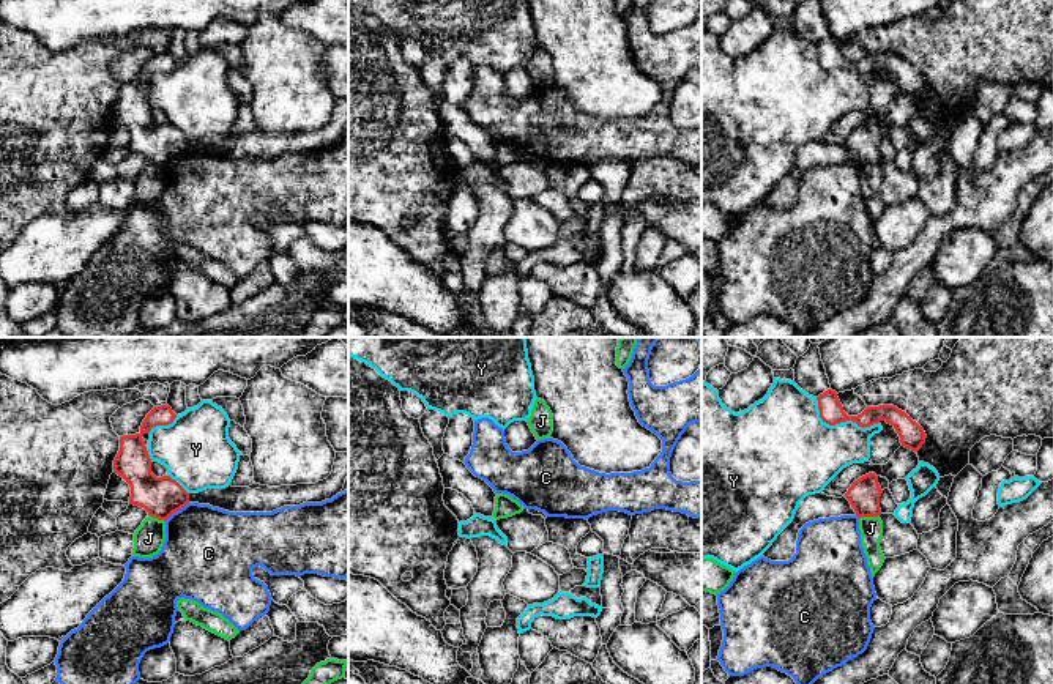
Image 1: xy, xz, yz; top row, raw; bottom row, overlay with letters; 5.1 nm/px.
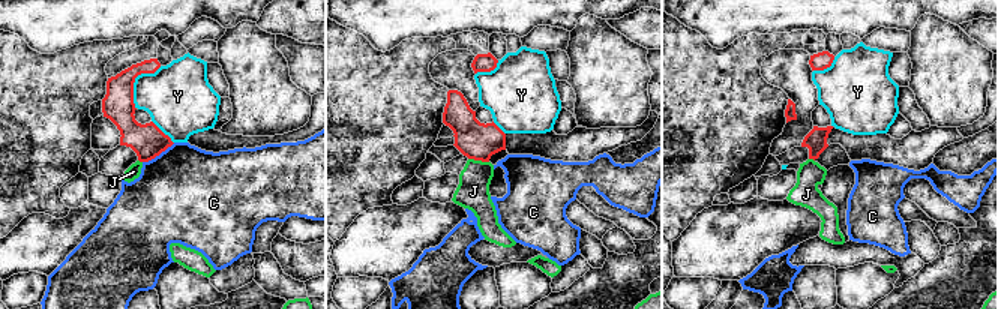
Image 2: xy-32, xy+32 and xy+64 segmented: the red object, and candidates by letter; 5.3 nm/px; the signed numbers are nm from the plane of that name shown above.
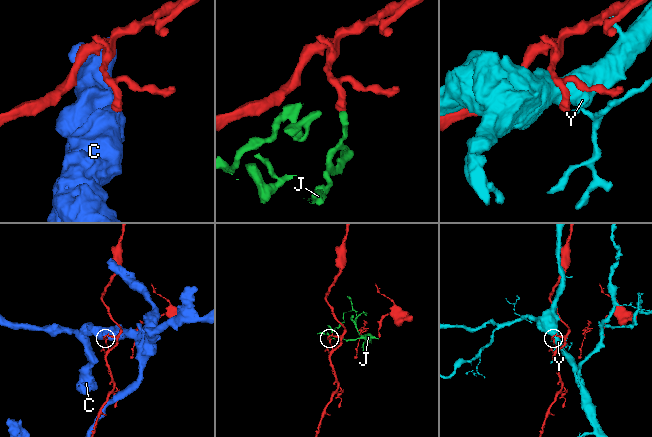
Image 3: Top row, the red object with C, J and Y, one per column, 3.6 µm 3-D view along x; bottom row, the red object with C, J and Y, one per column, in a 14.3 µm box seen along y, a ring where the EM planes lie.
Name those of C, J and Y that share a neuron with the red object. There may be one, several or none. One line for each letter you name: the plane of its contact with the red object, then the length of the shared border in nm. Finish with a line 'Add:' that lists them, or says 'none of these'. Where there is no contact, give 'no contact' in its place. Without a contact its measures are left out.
Add: none of these

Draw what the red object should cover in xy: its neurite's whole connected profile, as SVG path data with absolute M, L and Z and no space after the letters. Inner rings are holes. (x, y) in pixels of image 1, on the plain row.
M169 52L154 54L136 82L120 84L120 98L113 107L113 120L121 123L131 134L129 151L143 154L148 162L167 167L173 159L189 150L189 140L170 123L156 125L151 120L143 80L156 72L169 72L177 61Z

